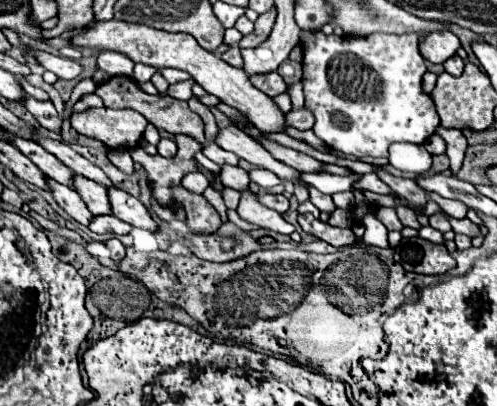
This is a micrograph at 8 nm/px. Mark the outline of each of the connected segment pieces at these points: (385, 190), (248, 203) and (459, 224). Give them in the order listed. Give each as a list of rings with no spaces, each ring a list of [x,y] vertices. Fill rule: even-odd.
[[[372,172],[372,174],[364,174],[356,180],[354,184],[356,188],[364,188],[364,190],[370,190],[370,192],[376,192],[376,194],[390,194],[390,186],[382,184],[382,180],[378,180],[378,174]]]
[[[250,190],[242,192],[242,198],[240,198],[236,212],[242,220],[246,220],[254,226],[274,230],[274,232],[280,232],[280,234],[292,234],[294,232],[294,226],[290,222],[286,222],[278,212],[262,206],[258,200],[254,200]]]
[[[444,214],[446,218],[448,218],[448,222],[452,224],[452,230],[454,232],[460,232],[460,234],[466,234],[466,236],[470,236],[470,238],[474,238],[474,236],[478,236],[478,232],[480,232],[480,228],[474,224],[474,222],[470,222],[468,218],[464,218],[464,220],[456,220],[456,218],[450,218],[448,214]]]

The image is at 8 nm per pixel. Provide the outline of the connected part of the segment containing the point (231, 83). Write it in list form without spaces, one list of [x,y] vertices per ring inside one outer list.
[[[106,20],[106,22],[92,22],[92,26],[82,28],[78,34],[72,36],[70,40],[72,46],[80,48],[96,48],[100,52],[110,50],[110,52],[120,52],[128,56],[132,62],[148,64],[154,68],[178,68],[186,70],[208,94],[218,96],[222,102],[238,108],[242,114],[248,116],[248,120],[262,132],[282,132],[286,126],[282,110],[272,102],[270,96],[254,88],[242,68],[234,68],[226,64],[220,56],[214,52],[206,52],[190,34],[178,32],[164,32],[156,30],[144,24],[130,24],[130,22],[118,22],[118,20]]]

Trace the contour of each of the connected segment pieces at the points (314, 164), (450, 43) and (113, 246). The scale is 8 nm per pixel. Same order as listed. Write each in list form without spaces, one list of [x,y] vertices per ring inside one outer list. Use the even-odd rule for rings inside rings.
[[[252,130],[252,132],[248,132],[248,134],[250,134],[252,138],[256,138],[258,142],[262,142],[262,144],[266,146],[266,150],[268,150],[276,160],[280,160],[280,162],[284,162],[284,164],[288,164],[288,166],[292,166],[292,168],[296,168],[296,170],[300,170],[300,172],[322,172],[322,168],[324,168],[324,162],[320,162],[320,160],[316,160],[316,158],[310,158],[310,156],[298,152],[298,150],[284,148],[284,146],[280,146],[280,144],[276,144],[276,142],[270,142],[270,140],[266,140],[266,138],[260,138],[260,134],[258,134],[256,130]]]
[[[450,30],[446,32],[432,32],[428,36],[424,36],[424,40],[420,42],[420,54],[430,60],[430,62],[446,62],[450,56],[456,54],[456,50],[460,48],[460,40],[456,34],[452,34]]]
[[[110,238],[110,240],[106,242],[106,246],[108,246],[108,250],[110,250],[110,258],[112,258],[112,260],[120,262],[120,260],[124,258],[126,248],[124,248],[124,244],[122,244],[118,238]]]

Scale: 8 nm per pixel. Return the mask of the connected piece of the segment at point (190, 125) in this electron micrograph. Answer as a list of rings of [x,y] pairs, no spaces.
[[[112,76],[112,78],[108,78],[106,82],[96,86],[96,94],[104,100],[106,108],[132,108],[132,110],[140,112],[142,116],[146,116],[150,120],[150,124],[154,124],[156,128],[162,128],[170,134],[188,134],[188,136],[194,136],[198,142],[204,144],[204,122],[196,112],[192,112],[188,108],[188,104],[184,100],[176,100],[168,94],[166,96],[160,96],[160,94],[150,96],[130,76]]]

